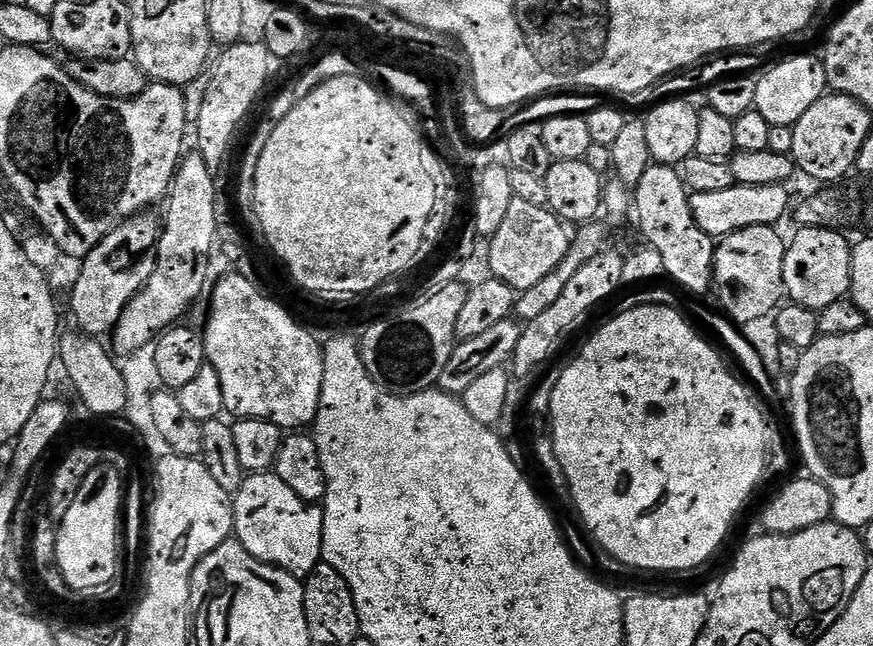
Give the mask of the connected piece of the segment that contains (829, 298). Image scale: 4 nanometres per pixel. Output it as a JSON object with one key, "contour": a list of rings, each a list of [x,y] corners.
{"contour":[[[800,228],[784,254],[784,290],[793,305],[819,310],[845,299],[852,286],[853,245],[843,231]]]}

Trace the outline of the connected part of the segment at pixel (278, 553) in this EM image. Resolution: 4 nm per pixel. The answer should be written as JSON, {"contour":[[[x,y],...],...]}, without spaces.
{"contour":[[[275,471],[253,472],[243,477],[244,485],[234,496],[234,536],[244,544],[254,558],[265,564],[276,565],[295,574],[311,574],[316,571],[324,554],[324,509],[302,499]]]}

